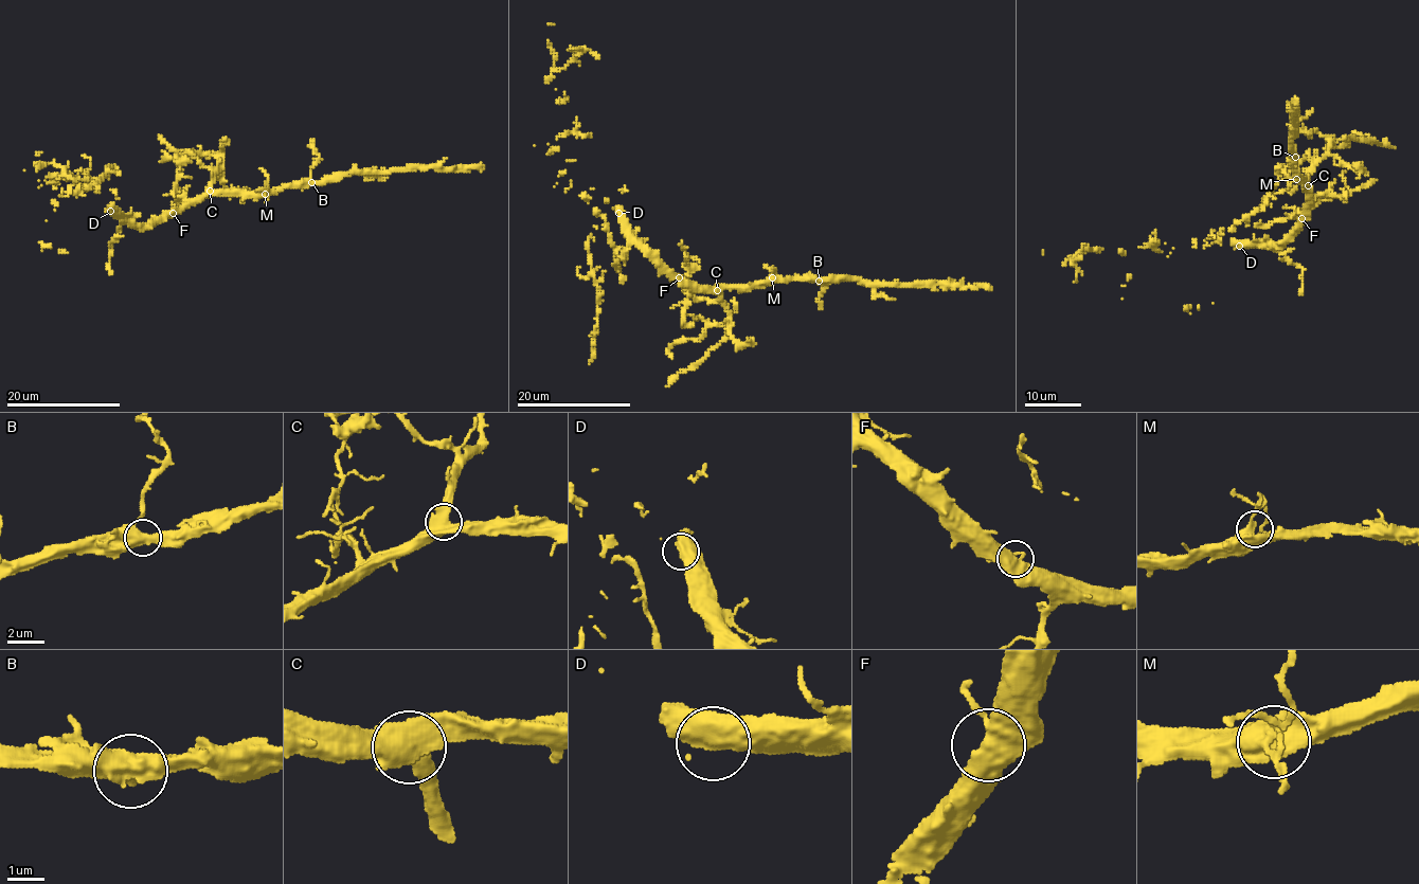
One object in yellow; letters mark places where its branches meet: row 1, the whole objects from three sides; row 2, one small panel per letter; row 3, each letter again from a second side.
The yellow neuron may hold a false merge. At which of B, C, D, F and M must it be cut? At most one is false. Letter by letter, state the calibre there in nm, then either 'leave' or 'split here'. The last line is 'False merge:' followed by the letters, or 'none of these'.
B: 480 nm | leave
C: 500 nm | leave
D: 500 nm | leave
F: 480 nm | leave
M: 480 nm | leave
False merge: none of these

